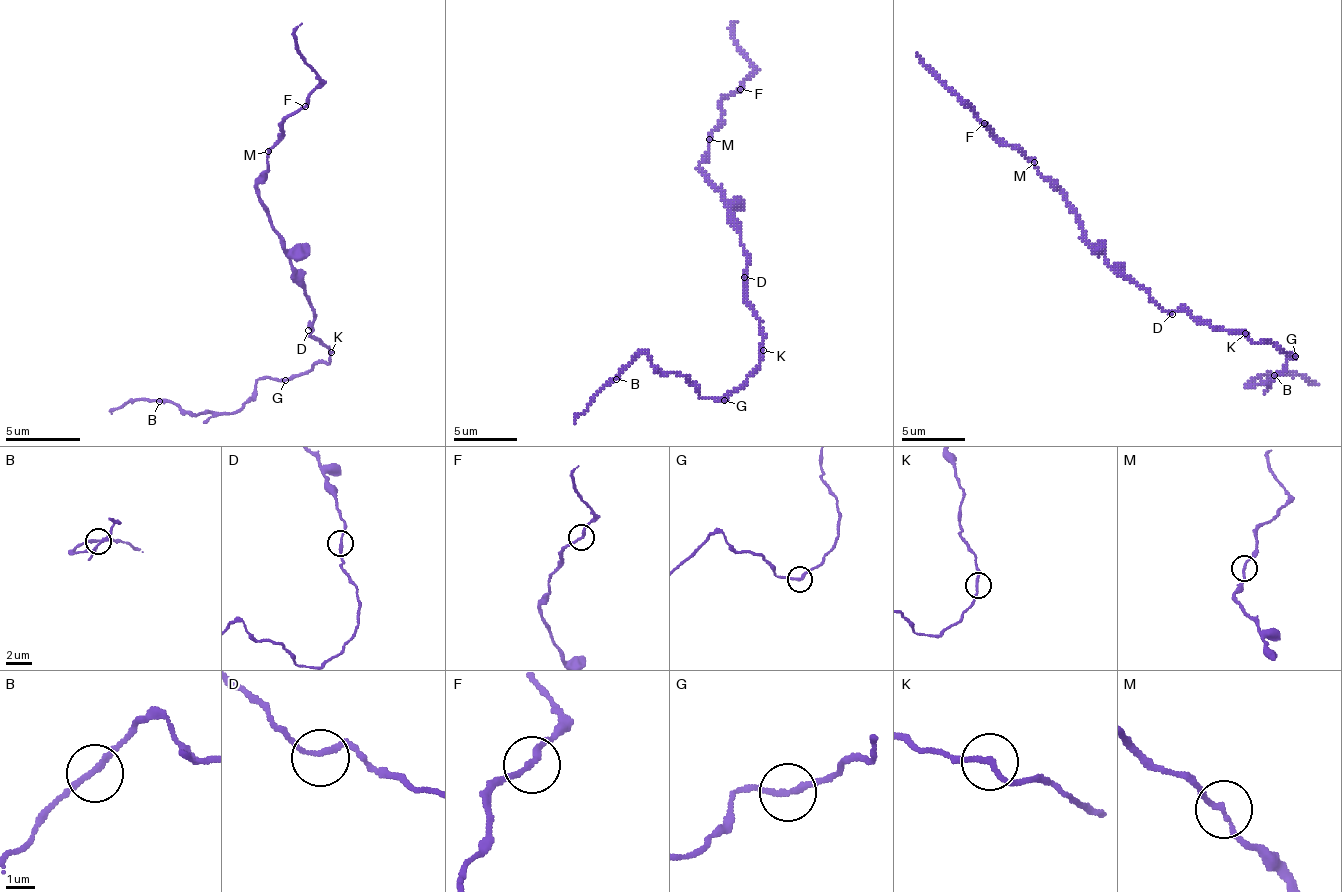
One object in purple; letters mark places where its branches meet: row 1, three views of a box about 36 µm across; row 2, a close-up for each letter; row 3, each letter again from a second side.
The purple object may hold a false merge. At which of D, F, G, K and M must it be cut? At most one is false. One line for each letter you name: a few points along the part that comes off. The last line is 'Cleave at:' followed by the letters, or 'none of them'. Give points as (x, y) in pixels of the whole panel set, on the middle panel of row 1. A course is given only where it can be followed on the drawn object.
Cleave at: none of them

